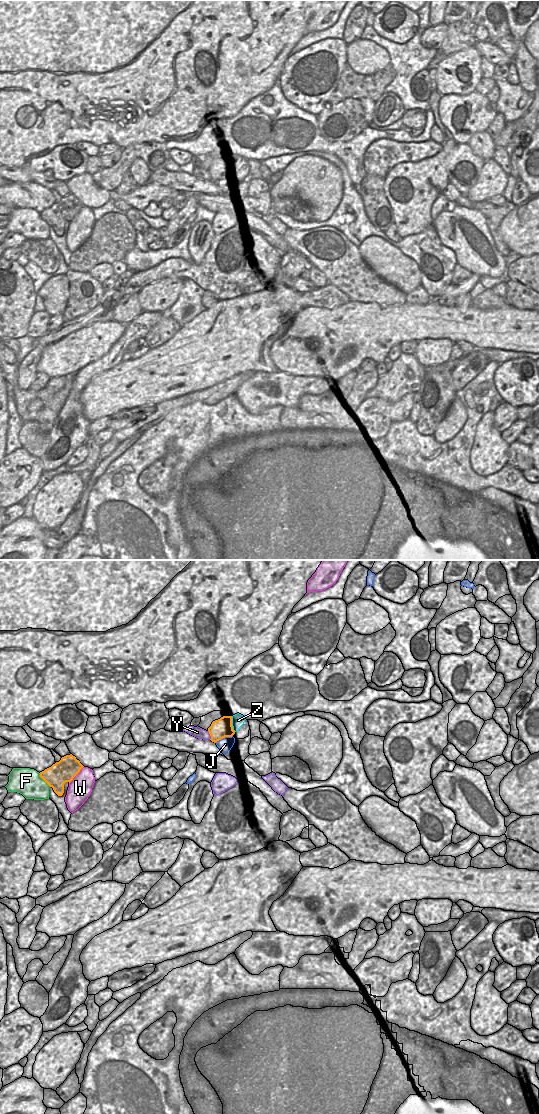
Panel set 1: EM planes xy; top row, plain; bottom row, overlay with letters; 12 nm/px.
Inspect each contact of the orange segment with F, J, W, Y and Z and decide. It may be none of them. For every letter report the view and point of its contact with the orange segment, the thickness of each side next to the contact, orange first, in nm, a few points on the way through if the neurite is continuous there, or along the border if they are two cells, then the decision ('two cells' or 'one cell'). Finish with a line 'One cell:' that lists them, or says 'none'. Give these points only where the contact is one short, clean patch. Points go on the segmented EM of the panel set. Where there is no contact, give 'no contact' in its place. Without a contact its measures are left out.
F: xy (44, 780) | 280/320 nm | along xy (39, 773), (50, 786) | two cells
J: xy (223, 737) | 240/160 nm | two cells
W: xy (76, 774) | 280/280 nm | along xy (83, 766), (69, 783) | two cells
Y: xy (210, 735) | 240/130 nm | two cells
Z: xy (231, 724) | 240/150 nm | two cells
One cell: none

